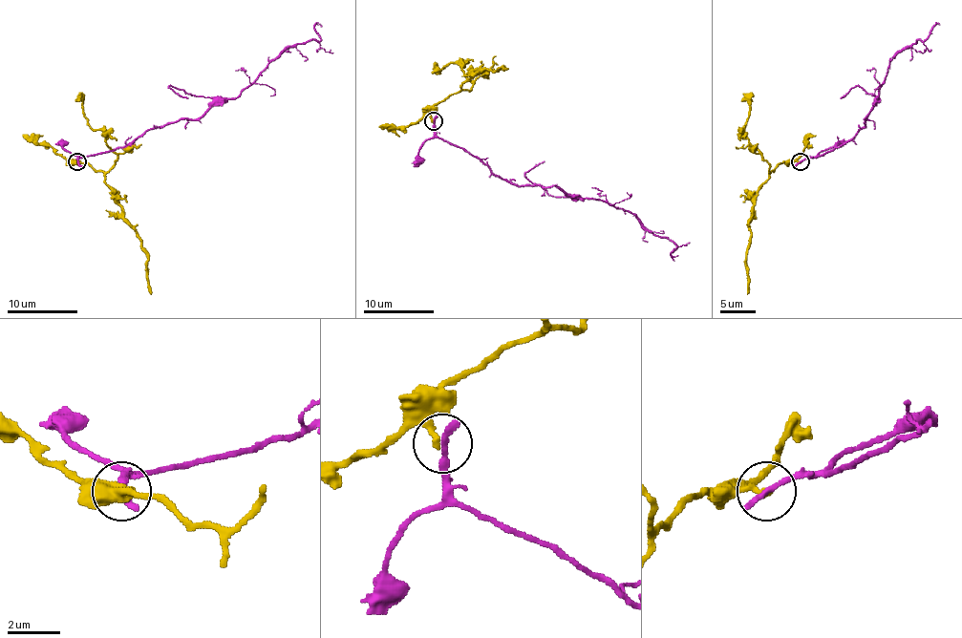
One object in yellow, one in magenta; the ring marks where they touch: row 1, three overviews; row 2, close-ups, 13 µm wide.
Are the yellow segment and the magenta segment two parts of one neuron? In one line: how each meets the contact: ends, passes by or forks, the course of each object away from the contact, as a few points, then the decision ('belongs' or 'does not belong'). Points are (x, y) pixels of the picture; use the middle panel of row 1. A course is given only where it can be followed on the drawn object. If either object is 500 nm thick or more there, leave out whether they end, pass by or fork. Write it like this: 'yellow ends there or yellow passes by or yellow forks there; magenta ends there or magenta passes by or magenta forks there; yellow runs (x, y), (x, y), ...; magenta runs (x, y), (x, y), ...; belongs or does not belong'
yellow ends there; magenta ends there; yellow runs (433, 120), (431, 112), (458, 92), (472, 76), (484, 70), (506, 70); magenta runs (433, 120), (440, 138), (503, 180), (558, 185), (628, 210), (675, 244), (671, 254), (677, 256); does not belong

